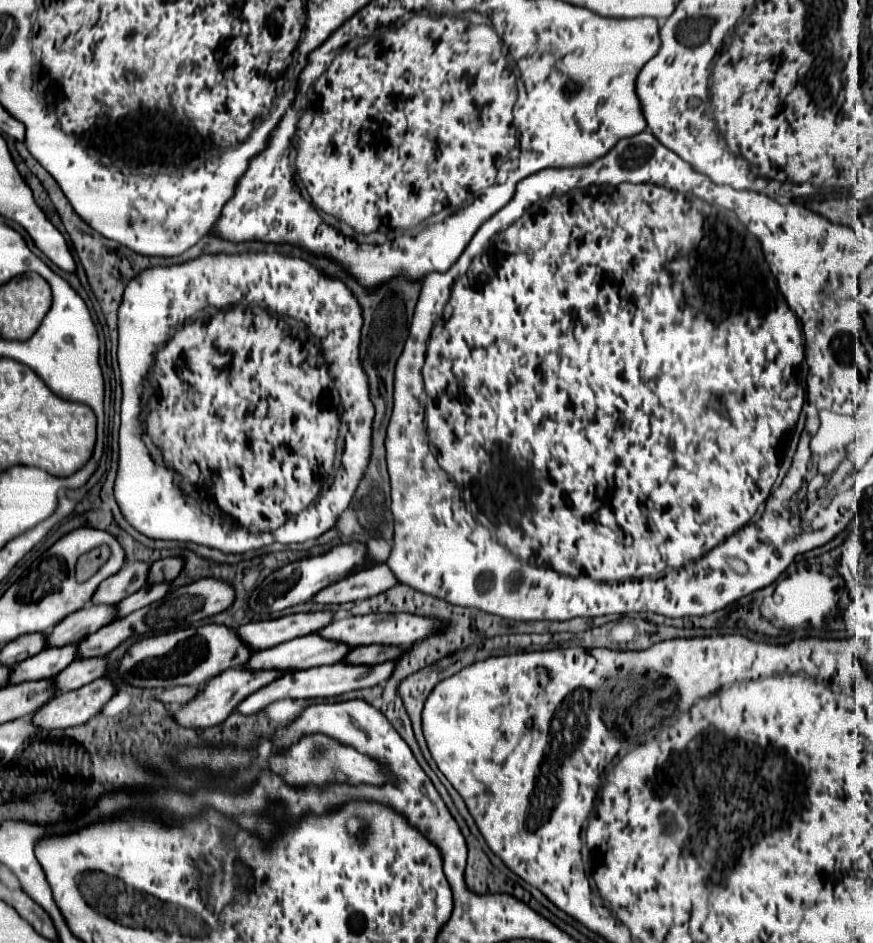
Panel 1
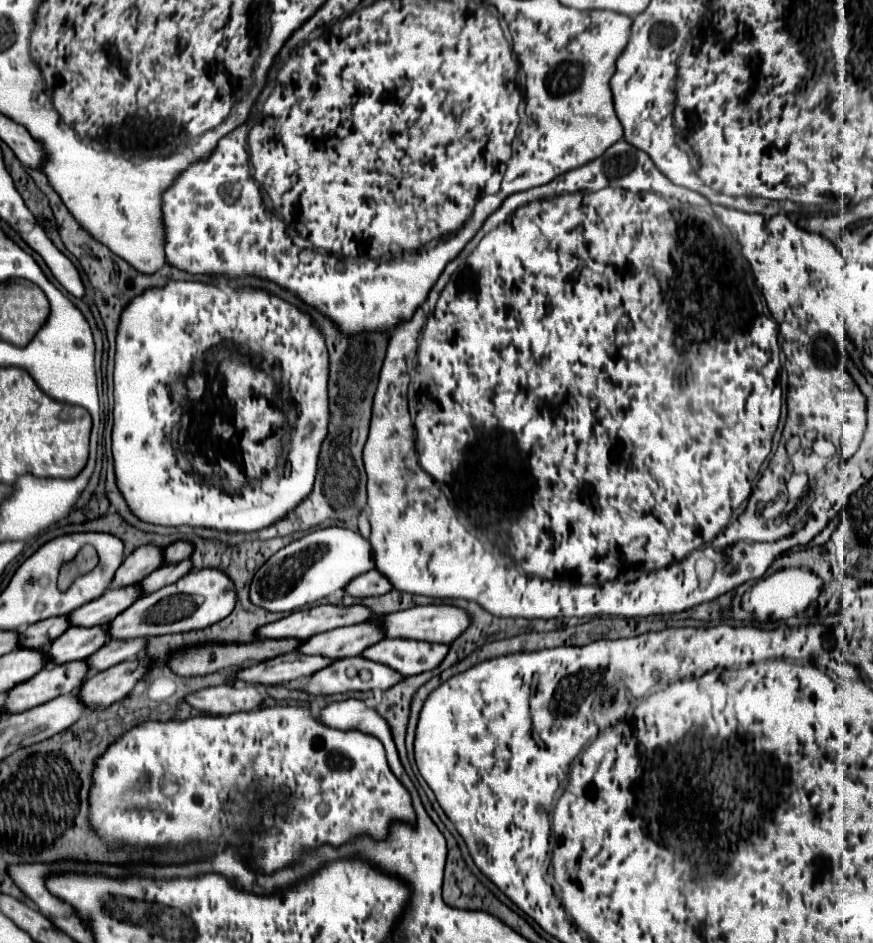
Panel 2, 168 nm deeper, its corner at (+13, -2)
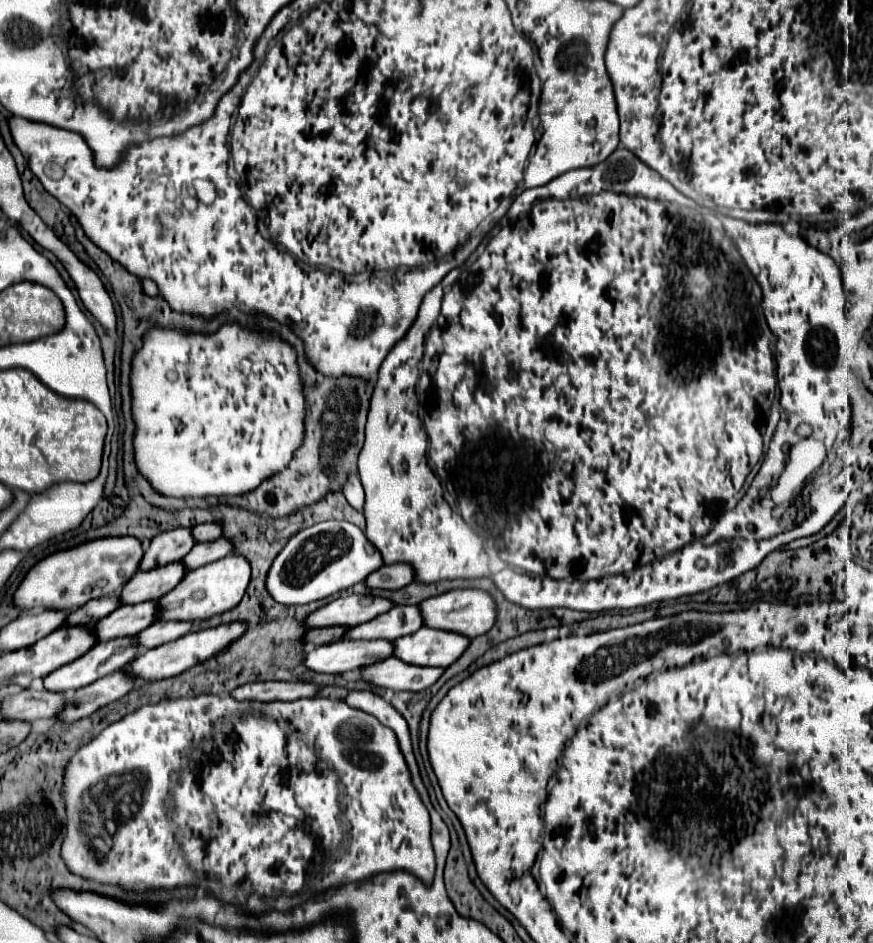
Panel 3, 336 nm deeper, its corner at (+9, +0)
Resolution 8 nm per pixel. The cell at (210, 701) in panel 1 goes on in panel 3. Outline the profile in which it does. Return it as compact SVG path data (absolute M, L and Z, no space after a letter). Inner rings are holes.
M338 640L306 654L306 666L322 674L342 674L382 662L394 654L390 640Z

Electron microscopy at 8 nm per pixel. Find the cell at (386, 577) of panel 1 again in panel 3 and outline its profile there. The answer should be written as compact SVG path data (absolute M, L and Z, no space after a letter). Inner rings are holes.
M410 564L382 566L380 570L372 572L366 580L370 588L384 588L384 590L398 590L412 582L414 582L414 568Z

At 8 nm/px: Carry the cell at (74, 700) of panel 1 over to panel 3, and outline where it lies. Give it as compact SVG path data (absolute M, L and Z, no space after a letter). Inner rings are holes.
M232 622L232 624L220 624L216 628L206 628L200 632L190 632L174 642L168 642L164 646L146 650L144 654L140 654L132 664L130 664L130 674L134 674L138 680L148 680L148 682L156 682L162 678L170 678L170 676L178 676L186 670L190 670L192 666L206 662L208 658L214 658L214 654L220 654L220 650L228 648L232 642L236 642L236 638L244 636L244 622Z

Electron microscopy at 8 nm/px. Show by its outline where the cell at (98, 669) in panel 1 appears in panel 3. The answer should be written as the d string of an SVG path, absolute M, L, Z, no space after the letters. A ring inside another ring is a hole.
M158 620L148 630L142 630L138 634L140 650L146 652L150 648L158 648L166 642L172 642L172 640L192 632L194 626L196 626L196 622L164 622L164 620Z

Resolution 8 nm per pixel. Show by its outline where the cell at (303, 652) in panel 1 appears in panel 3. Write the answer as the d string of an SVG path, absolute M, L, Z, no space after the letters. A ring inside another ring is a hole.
M394 606L392 610L380 614L378 618L364 622L360 626L354 626L348 630L348 638L360 638L360 640L396 640L402 636L408 636L424 626L420 606Z

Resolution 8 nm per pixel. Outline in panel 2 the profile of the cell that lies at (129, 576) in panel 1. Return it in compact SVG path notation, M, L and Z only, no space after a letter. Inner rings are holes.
M140 546L130 556L124 558L120 568L116 570L112 586L126 588L138 584L144 576L148 576L160 566L162 566L162 550L156 546Z

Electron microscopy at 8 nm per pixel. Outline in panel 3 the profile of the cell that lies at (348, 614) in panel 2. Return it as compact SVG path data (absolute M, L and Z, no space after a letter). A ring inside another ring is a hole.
M352 594L336 598L334 602L318 608L314 614L308 616L306 624L310 628L324 628L324 626L356 626L368 622L384 612L394 608L394 602L380 596L364 596Z

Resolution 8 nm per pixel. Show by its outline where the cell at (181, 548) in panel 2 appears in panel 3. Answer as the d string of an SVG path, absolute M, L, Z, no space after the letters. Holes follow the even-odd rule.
M206 522L194 526L194 538L196 542L212 542L222 536L222 524L218 522Z

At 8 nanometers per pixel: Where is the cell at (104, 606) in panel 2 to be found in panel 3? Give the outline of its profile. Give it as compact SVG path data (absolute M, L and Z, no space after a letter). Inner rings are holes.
M170 562L152 570L138 570L132 580L122 588L120 600L122 604L136 604L146 600L160 600L168 594L186 574L184 562Z

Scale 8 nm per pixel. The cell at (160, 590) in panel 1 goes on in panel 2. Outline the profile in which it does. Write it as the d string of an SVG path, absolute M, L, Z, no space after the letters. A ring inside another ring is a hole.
M184 560L184 562L178 562L178 564L166 564L166 566L160 566L156 572L148 574L142 582L140 582L140 590L142 594L152 594L176 580L180 580L188 570L190 570L192 562L190 560Z

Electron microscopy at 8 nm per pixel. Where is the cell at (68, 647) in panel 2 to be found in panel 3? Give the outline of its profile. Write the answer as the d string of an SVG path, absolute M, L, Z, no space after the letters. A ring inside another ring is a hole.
M140 602L132 606L120 606L92 628L98 640L110 640L118 636L136 636L158 620L158 602Z

